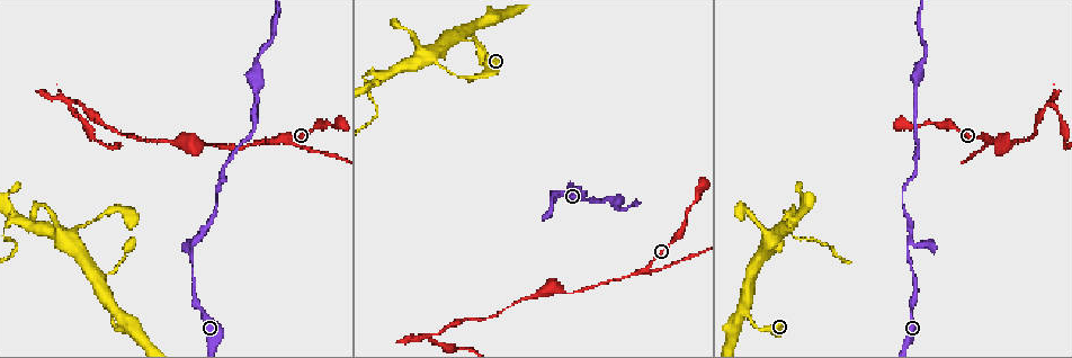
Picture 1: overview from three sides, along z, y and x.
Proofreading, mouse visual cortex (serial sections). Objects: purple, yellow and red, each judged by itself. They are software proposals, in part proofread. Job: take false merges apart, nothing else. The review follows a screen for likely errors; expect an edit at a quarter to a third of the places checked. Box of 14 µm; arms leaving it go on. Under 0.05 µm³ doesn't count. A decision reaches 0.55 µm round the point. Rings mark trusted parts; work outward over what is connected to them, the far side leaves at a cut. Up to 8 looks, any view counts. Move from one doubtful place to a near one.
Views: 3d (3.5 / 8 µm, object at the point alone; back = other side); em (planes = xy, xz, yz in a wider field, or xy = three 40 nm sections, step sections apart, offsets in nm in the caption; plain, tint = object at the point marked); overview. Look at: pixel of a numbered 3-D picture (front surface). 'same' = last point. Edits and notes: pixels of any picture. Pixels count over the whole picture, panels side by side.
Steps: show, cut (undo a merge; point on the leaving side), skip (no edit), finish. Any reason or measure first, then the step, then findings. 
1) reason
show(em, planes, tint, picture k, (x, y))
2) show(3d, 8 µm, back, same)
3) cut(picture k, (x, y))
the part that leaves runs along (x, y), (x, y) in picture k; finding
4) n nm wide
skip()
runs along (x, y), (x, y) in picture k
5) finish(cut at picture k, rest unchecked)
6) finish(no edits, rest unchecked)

a fork
show(3d, 3.5 µm, picture 1, (286, 135))

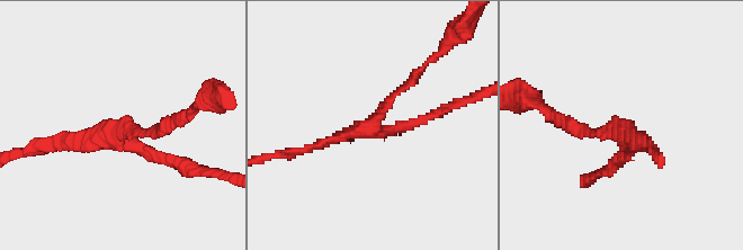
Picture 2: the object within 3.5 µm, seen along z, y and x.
3 arms; arms of 150, 150, 150 nm; shape alone is not enough
show(em, planes, tint, picture 2, (364, 130))

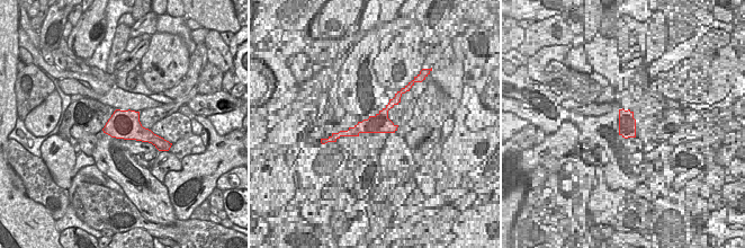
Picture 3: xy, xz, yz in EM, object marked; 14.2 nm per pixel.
another direction
show(em, xy, step 5, tint, same)

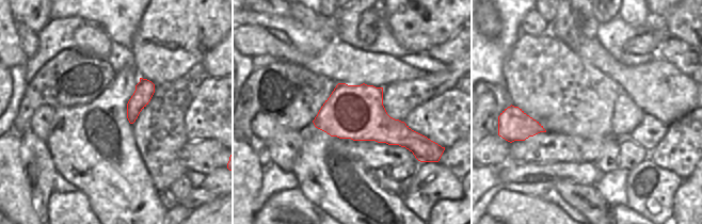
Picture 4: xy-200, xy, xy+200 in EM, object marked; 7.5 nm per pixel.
skip()
runs along (414, 77), (366, 128), (300, 151) in picture 2; all the same cell

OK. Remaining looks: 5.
thin neck
show(3d, 3.5 µm, picture 1, (911, 240))

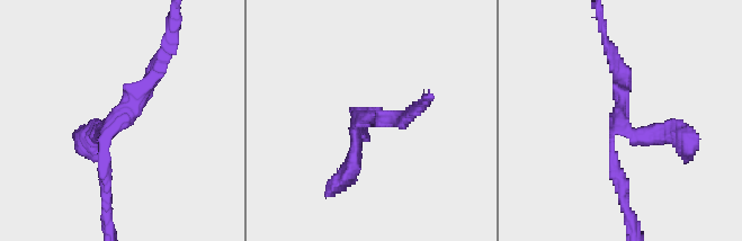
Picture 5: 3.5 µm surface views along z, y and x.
3 arms
skip()
runs along (106, 197), (106, 132), (158, 67) in picture 5; continuous, no second cell

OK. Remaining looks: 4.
abrupt turn
show(3d, 3.5 µm, picture 1, (377, 77))

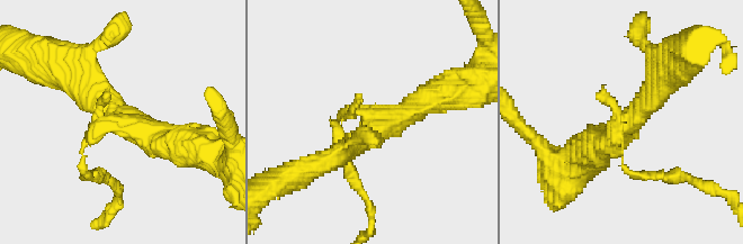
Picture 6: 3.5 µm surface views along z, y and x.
cut(picture 6, (648, 174))
the part that leaves runs along (84, 157), (84, 174), (116, 184) in picture 6; a second cell is stuck on

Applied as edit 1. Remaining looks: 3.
show(3d, 3.5 µm, picture 1, (70, 103))

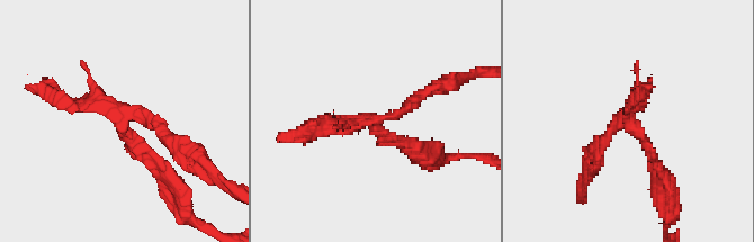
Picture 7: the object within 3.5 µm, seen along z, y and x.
now the EM
show(em, xy, step 3, tint, picture 7, (374, 120))

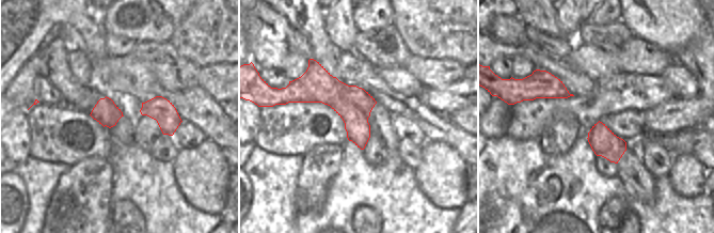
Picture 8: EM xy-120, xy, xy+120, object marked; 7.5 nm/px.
280 nm wide
cut(picture 7, (652, 155))
border along (328, 105), (343, 97), (368, 117) in picture 8; a second cell is stuck on

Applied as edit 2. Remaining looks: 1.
finish(cut at picture 6, cut at picture 7, rest unchecked)

